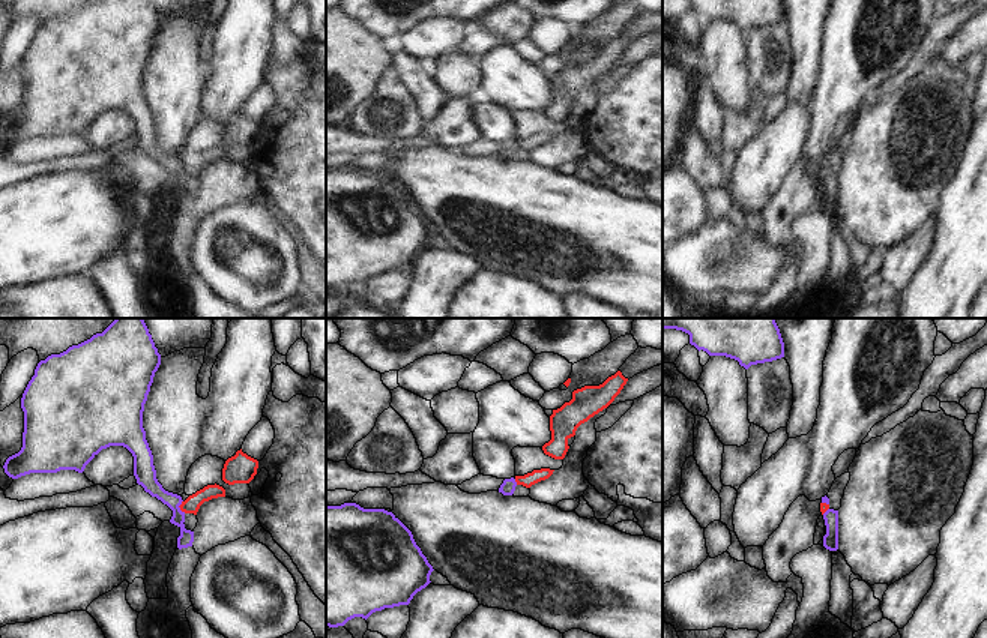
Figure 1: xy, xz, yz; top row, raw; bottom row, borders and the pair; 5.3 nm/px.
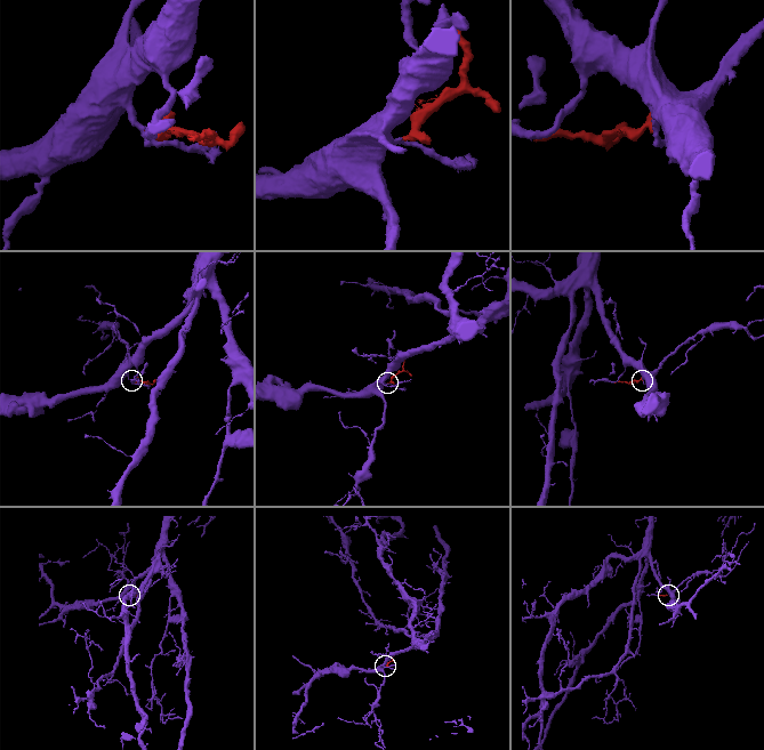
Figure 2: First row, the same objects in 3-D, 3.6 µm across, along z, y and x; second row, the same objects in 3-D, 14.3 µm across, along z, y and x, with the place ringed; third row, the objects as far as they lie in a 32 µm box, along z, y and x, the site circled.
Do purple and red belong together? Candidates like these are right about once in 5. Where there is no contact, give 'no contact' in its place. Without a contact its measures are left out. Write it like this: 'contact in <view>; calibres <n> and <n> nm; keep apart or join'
contact in xy; calibres 110 and 90 nm; keep apart

